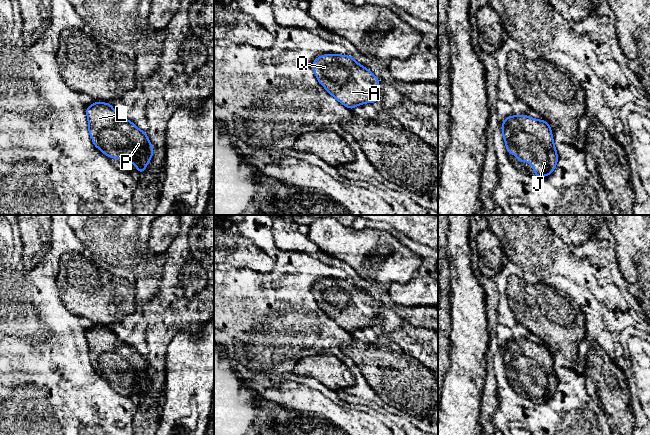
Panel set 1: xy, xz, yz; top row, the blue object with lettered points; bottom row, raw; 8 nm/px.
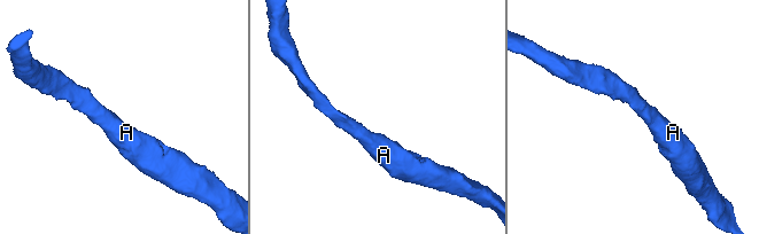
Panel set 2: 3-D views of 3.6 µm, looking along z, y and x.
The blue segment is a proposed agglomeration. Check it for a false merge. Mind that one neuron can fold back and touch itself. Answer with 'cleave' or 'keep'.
keep

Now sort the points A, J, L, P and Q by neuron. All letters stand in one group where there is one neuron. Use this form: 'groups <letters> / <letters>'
groups A J L P Q

